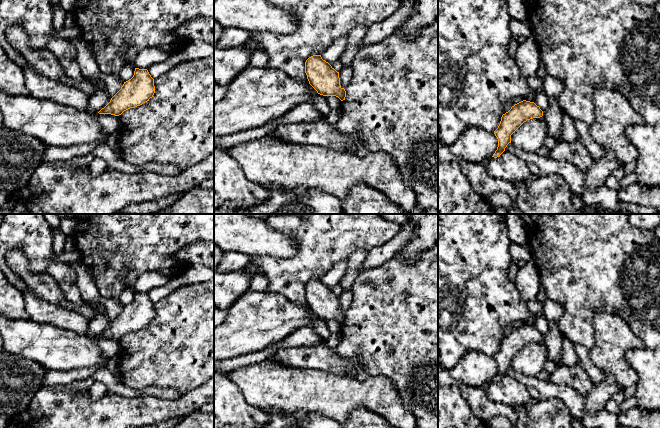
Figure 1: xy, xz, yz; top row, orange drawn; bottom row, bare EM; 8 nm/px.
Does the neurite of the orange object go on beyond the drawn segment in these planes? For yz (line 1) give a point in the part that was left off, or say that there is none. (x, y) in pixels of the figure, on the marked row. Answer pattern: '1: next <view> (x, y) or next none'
1: next none

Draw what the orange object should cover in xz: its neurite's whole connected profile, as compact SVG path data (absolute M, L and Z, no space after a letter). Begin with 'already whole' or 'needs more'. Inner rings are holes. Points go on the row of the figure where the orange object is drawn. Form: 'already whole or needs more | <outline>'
already whole | M313 55L306 60L305 73L309 84L318 94L345 100L346 91L340 85L339 72L323 60L321 55Z

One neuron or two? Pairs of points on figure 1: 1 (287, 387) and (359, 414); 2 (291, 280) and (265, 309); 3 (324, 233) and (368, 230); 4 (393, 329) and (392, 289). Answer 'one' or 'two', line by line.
1: two
2: two
3: one
4: one

